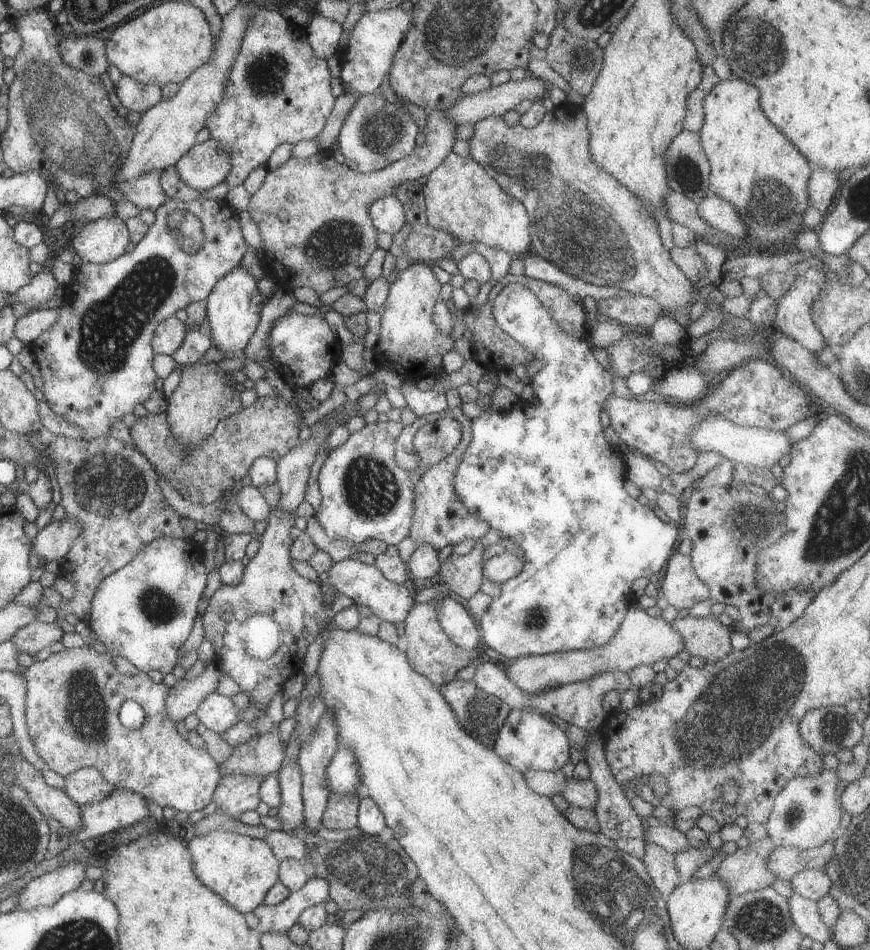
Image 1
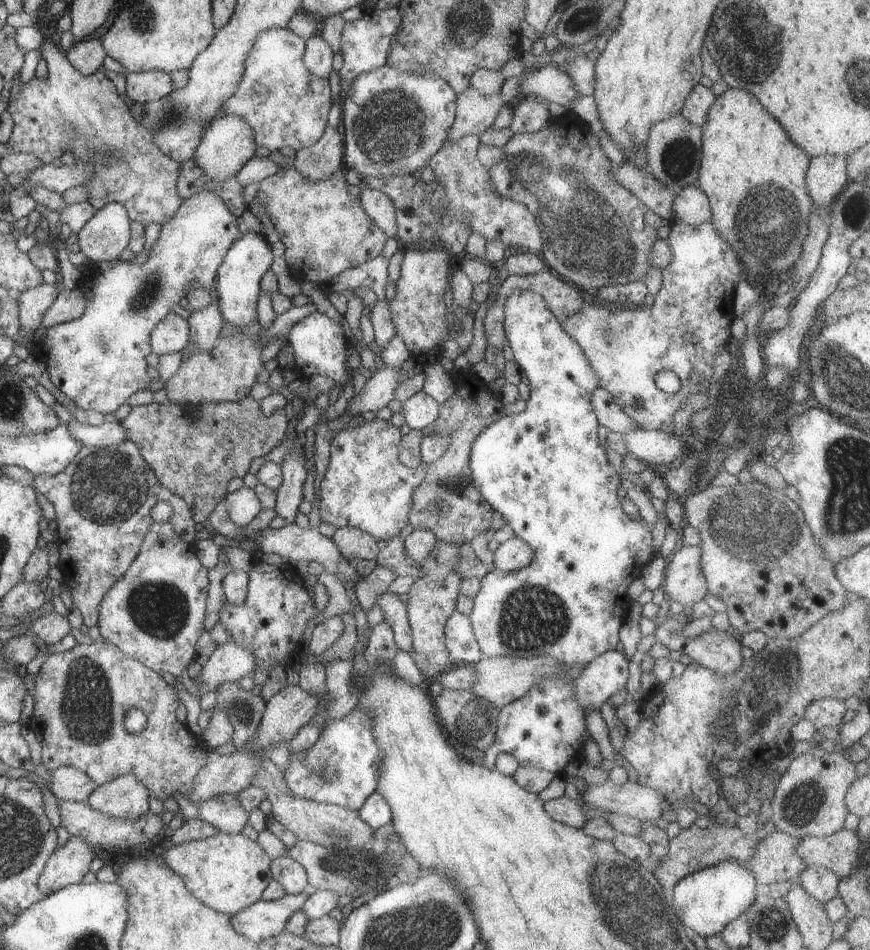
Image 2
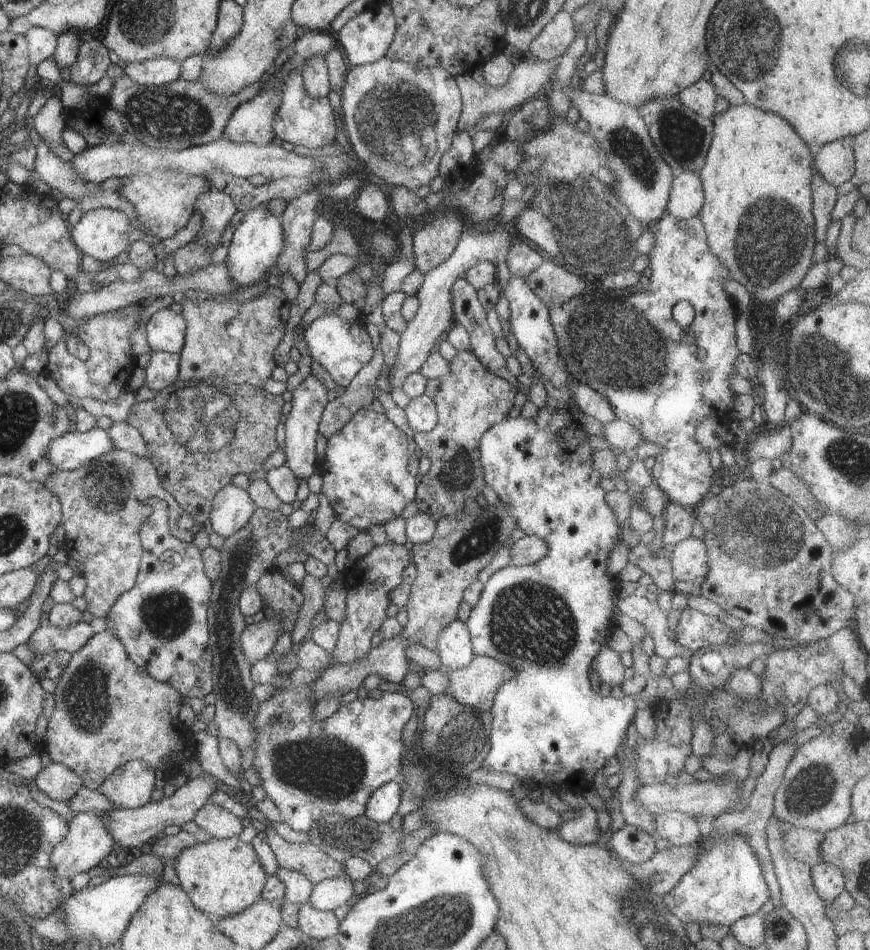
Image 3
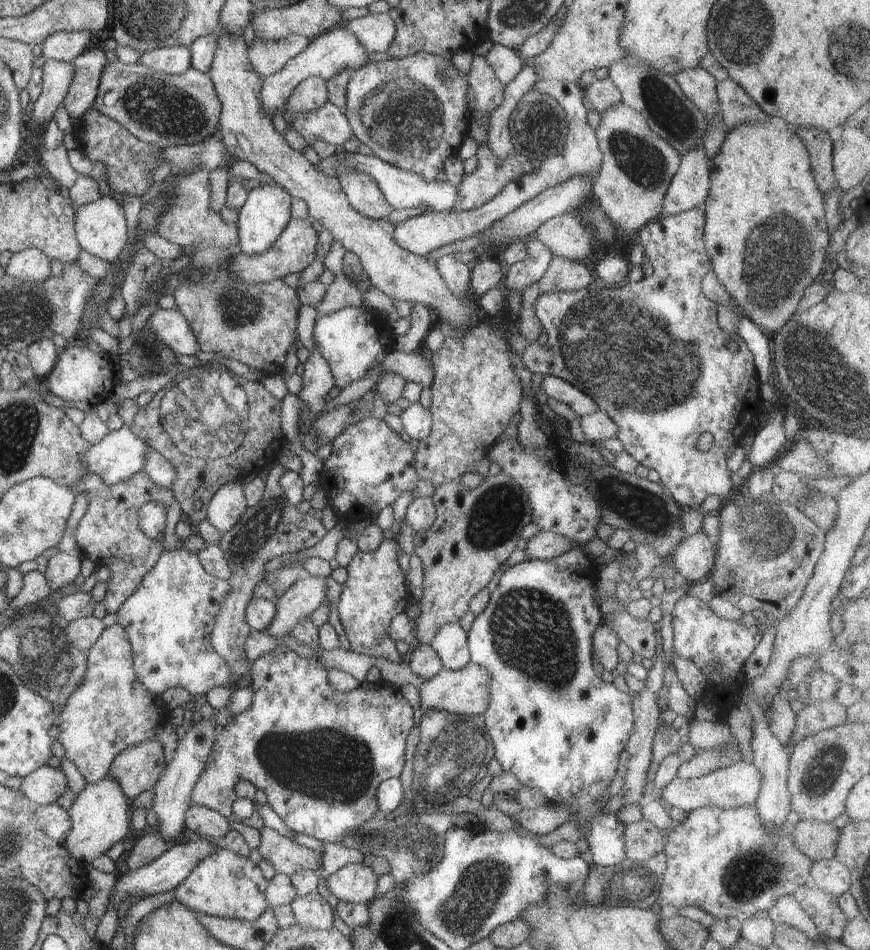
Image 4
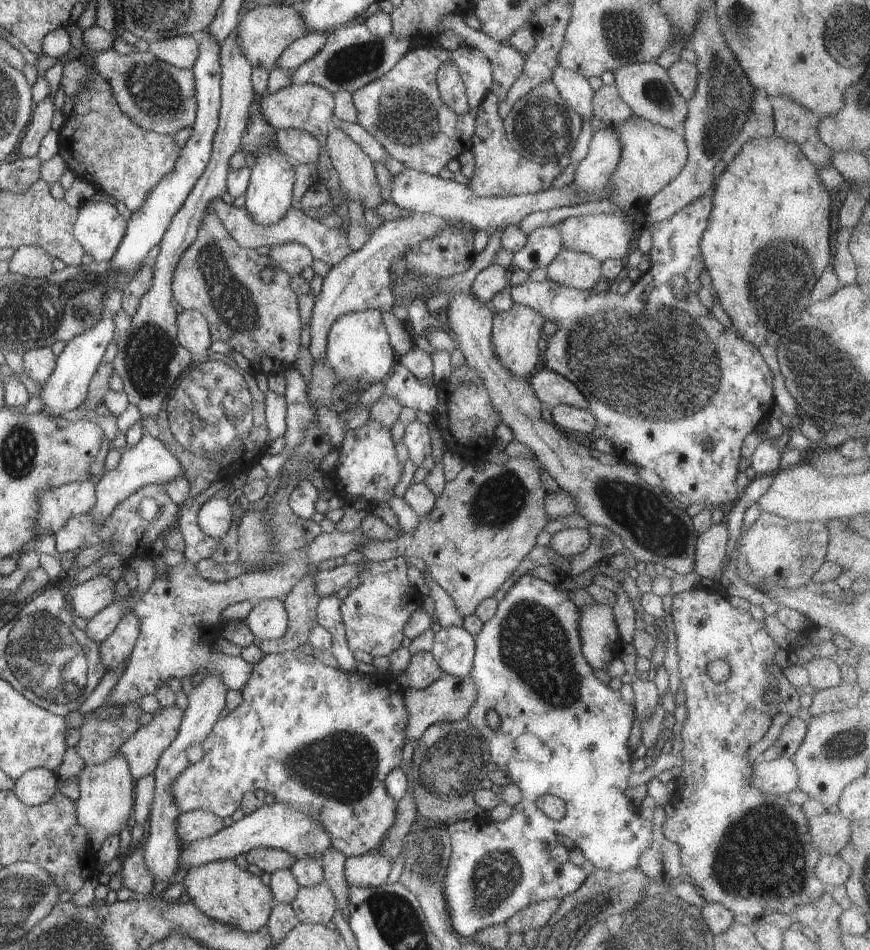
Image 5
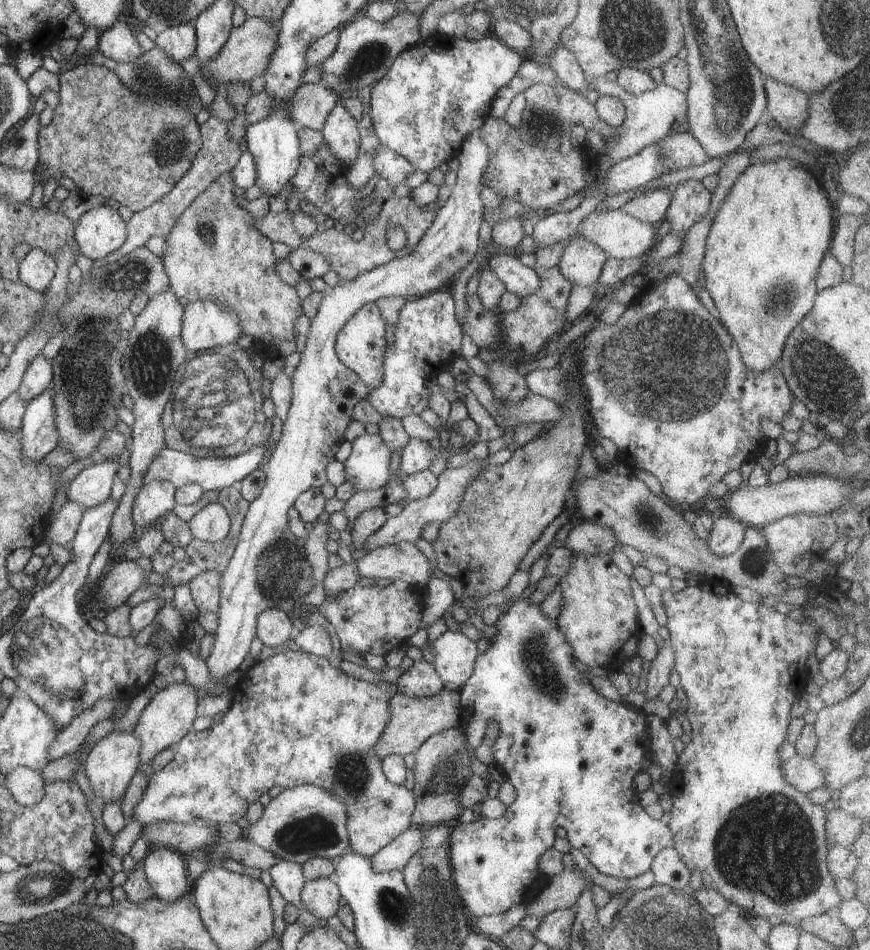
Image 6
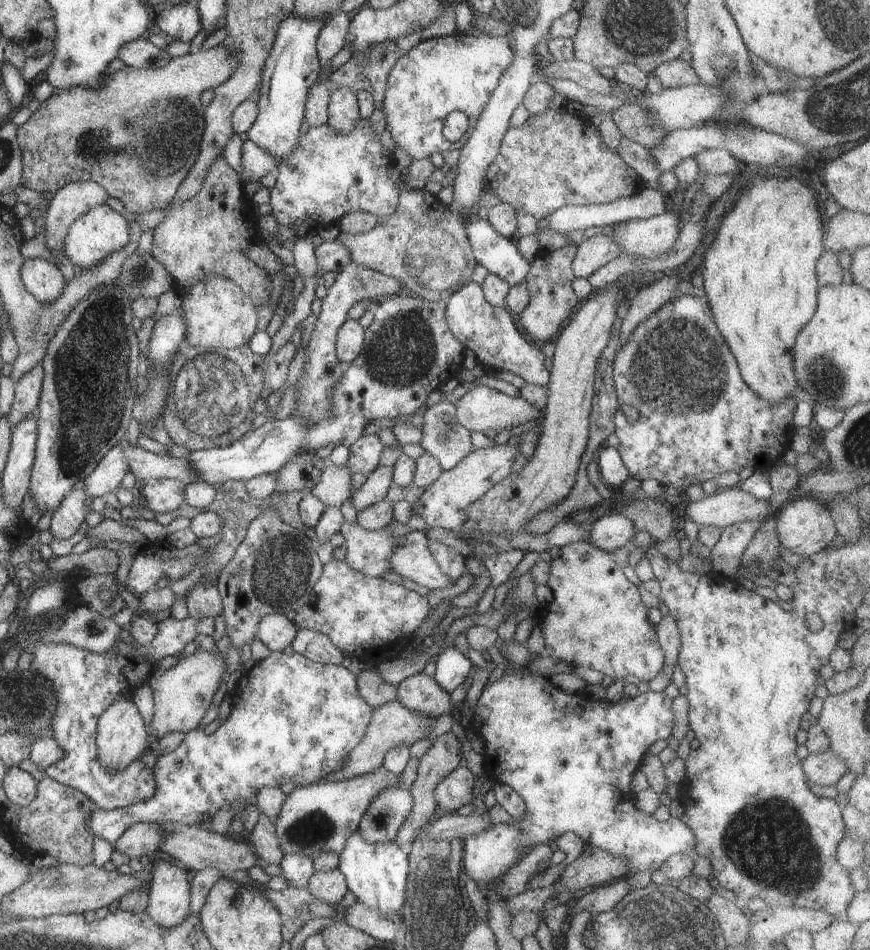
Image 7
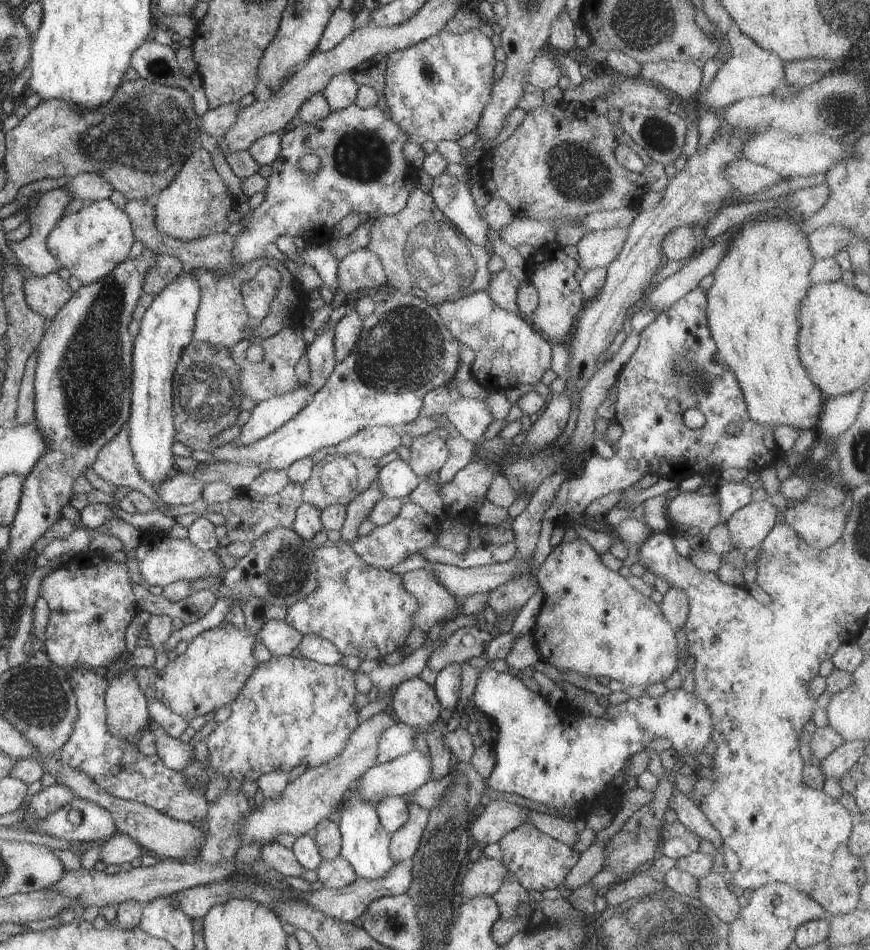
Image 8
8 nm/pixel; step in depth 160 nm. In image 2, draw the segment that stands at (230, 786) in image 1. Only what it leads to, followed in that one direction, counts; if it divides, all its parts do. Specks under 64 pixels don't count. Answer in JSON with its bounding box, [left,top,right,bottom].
[198,793,249,833]

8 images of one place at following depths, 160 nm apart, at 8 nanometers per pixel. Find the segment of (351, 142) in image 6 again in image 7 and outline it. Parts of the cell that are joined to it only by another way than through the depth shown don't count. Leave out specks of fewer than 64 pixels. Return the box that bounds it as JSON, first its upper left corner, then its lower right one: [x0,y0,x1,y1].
[327,87,361,134]

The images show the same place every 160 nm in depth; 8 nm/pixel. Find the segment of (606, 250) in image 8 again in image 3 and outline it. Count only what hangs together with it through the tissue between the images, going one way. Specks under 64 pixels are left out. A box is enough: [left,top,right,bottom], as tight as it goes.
[525,259,584,309]

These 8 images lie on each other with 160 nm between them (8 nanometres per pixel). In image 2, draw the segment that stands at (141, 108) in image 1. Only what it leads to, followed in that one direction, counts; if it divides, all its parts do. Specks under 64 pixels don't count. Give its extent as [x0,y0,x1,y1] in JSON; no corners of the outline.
[126,71,174,104]

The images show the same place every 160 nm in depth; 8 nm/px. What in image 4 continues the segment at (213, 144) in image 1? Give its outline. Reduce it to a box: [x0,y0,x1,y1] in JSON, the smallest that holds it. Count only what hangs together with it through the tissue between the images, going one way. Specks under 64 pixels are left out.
[260,24,370,118]

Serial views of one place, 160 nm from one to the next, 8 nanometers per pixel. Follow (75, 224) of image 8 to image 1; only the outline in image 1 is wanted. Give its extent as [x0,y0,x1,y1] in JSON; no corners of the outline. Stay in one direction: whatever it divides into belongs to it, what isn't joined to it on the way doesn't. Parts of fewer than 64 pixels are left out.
[71,217,128,263]

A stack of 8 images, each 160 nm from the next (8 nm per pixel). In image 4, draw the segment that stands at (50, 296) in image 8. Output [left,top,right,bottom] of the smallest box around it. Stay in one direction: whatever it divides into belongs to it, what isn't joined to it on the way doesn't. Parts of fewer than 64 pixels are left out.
[5,248,50,283]

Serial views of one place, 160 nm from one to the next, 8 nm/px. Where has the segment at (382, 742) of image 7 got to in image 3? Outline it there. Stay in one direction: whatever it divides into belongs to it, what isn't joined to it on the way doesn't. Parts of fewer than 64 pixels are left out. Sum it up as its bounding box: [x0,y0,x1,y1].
[446,655,517,711]

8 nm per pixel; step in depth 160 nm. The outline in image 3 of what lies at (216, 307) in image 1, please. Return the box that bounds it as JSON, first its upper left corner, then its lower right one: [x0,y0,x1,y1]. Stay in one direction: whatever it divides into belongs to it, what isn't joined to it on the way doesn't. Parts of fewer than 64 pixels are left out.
[225,205,284,287]

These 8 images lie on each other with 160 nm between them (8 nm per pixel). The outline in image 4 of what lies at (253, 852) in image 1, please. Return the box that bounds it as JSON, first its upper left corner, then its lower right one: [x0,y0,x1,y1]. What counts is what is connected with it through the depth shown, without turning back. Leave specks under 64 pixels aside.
[175,848,269,921]

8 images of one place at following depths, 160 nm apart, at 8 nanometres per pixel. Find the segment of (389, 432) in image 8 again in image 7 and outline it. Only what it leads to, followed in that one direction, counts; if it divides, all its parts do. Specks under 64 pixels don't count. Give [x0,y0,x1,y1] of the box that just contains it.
[347,434,385,478]

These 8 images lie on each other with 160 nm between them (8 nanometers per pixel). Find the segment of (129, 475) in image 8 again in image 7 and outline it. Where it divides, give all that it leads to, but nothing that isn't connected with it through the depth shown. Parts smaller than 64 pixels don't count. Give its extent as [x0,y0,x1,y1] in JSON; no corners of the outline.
[82,445,129,500]

